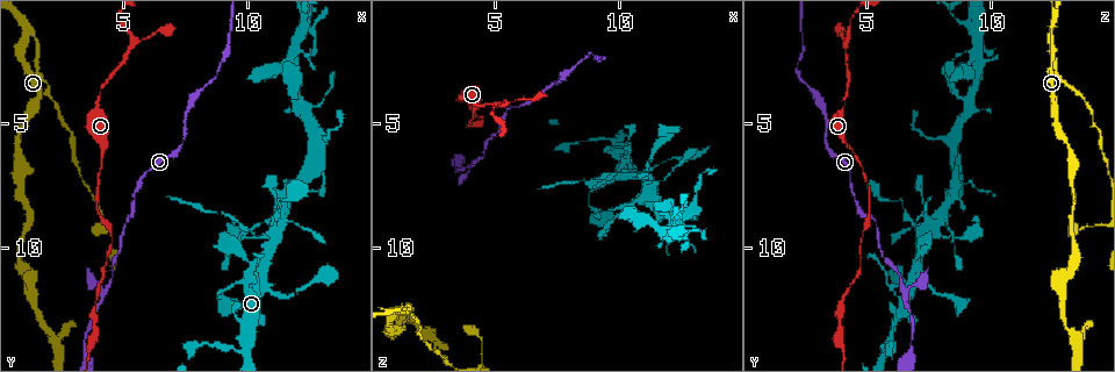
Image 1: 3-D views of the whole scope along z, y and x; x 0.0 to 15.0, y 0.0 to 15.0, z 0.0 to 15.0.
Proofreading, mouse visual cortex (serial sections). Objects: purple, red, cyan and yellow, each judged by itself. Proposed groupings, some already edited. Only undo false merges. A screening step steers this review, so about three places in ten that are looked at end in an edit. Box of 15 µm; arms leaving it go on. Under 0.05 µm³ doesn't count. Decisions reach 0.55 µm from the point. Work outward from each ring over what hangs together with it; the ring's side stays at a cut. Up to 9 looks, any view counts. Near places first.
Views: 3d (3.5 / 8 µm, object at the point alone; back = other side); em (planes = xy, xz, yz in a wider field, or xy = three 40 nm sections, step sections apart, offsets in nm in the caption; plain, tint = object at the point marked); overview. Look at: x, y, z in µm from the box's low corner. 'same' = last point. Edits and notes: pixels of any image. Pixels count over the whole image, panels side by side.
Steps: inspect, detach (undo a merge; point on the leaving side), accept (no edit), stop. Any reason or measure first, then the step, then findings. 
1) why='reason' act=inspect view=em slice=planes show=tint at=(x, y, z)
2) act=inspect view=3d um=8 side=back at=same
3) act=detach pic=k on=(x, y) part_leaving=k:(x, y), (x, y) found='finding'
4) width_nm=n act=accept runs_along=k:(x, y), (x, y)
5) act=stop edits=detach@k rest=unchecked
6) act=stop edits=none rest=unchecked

why='branch point' act=inspect view=3d um=3.5 at=(12.8, 5.9, 8.6)

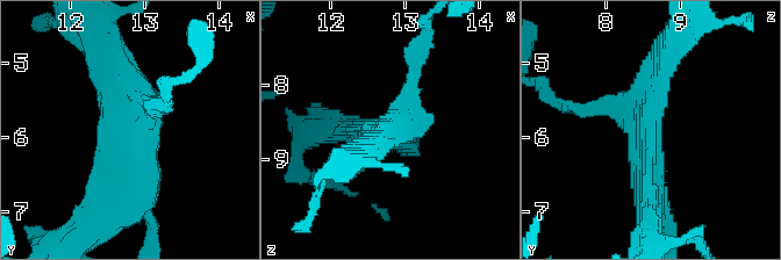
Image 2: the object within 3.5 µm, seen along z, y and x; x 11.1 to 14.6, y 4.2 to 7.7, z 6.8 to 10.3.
act=inspect view=em slice=xy step=5 show=plain at=(12.85, 5.90, 8.55)

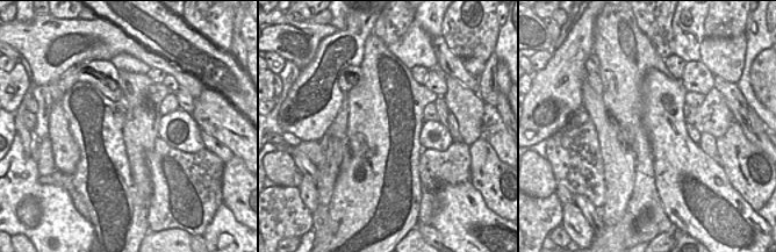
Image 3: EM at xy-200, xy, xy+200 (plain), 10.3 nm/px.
why='with the object marked' act=inspect view=em slice=xy step=5 show=tint at=same

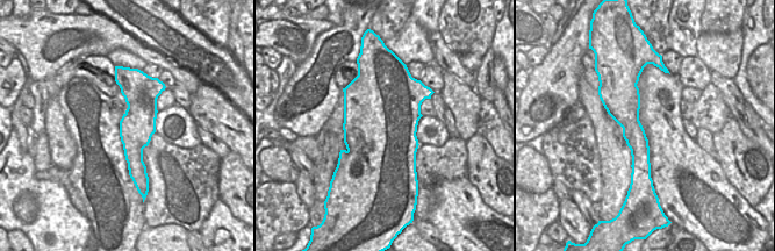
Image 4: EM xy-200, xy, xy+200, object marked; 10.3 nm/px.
act=accept runs_along=4:(119, 79), (135, 95), (135, 171) found='all the same cell'

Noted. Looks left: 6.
why='a fork' act=inspect view=3d um=8 at=(5.3, 1.9, 4.1)

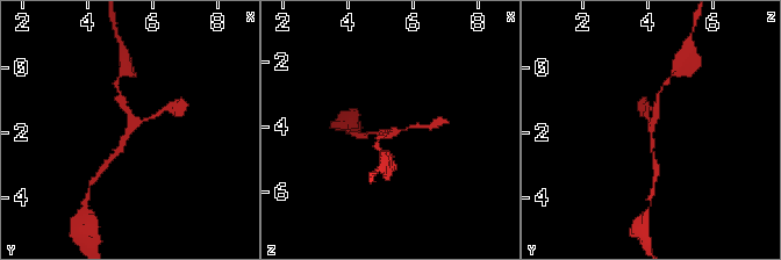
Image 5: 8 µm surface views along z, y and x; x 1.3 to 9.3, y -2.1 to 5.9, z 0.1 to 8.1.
why='shape alone is not enough' act=inspect view=em slice=xy step=2 show=tint at=(5.3, 1.8, 4.2)

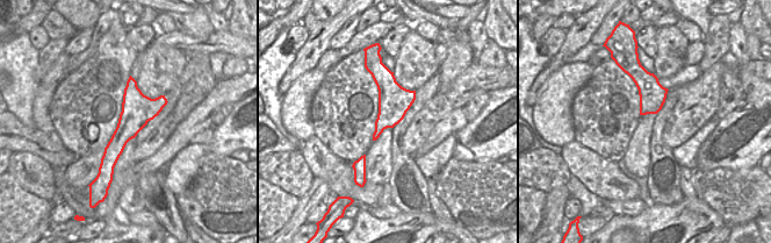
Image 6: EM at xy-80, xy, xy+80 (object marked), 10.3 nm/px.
arm_widths_nm=100,150,150 act=accept runs_along=5:(114, 156), (130, 128), (121, 96) found='all the same cell'

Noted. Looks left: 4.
why='three-way junction' act=inspect view=3d um=3.5 at=(1.0, 1.7, 12.4)

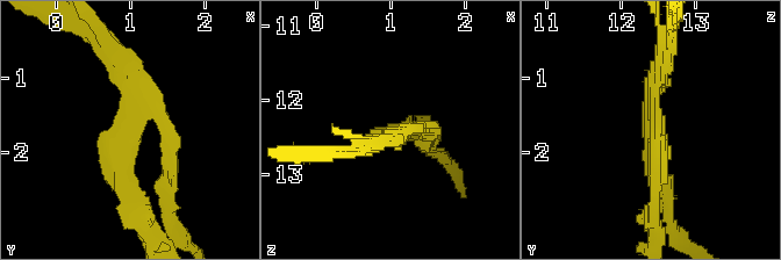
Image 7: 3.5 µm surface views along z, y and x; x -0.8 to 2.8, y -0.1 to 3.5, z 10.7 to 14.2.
arms=3 arm_widths_nm=150,150,250 act=inspect view=em slice=xy step=1 show=tint at=(1.05, 1.65, 12.50)

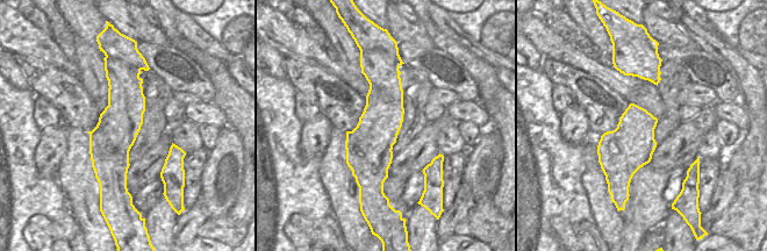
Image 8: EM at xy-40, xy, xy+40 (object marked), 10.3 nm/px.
width_nm=480 act=detach pic=7 on=(167, 153) part_leaving=7:(153, 108), (171, 130), (167, 211) found='two cells meet here'

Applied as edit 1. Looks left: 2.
why='thick turns thin' act=inspect view=3d um=3.5 at=(12.9, 4.2, 9.2)

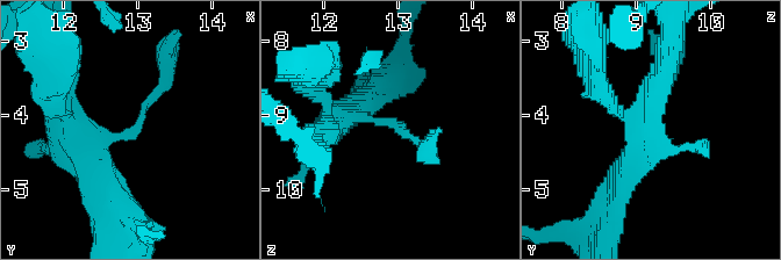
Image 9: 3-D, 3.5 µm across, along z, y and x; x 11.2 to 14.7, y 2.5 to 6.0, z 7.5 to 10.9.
act=inspect view=em slice=xy step=5 show=tint at=(13.00, 4.20, 9.15)

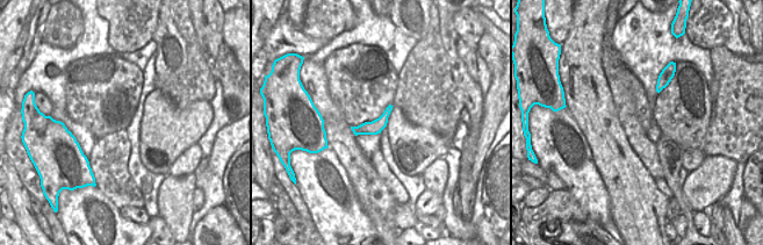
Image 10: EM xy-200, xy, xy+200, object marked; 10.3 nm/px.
act=accept runs_along=9:(625, 168), (673, 62) found='continuous, no second cell'

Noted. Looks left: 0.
act=stop edits=detach@7 rest=unchecked

